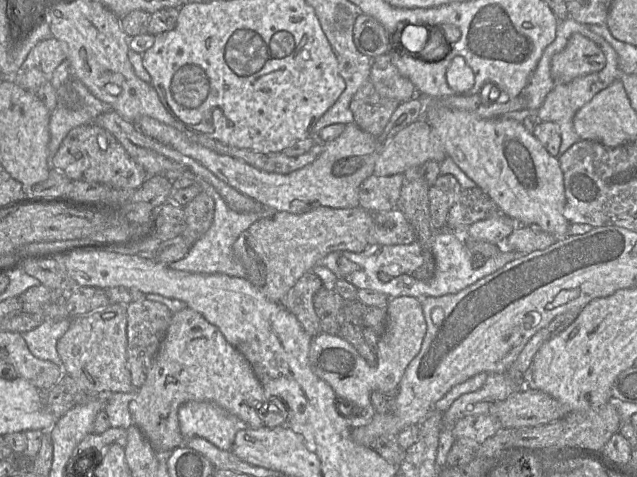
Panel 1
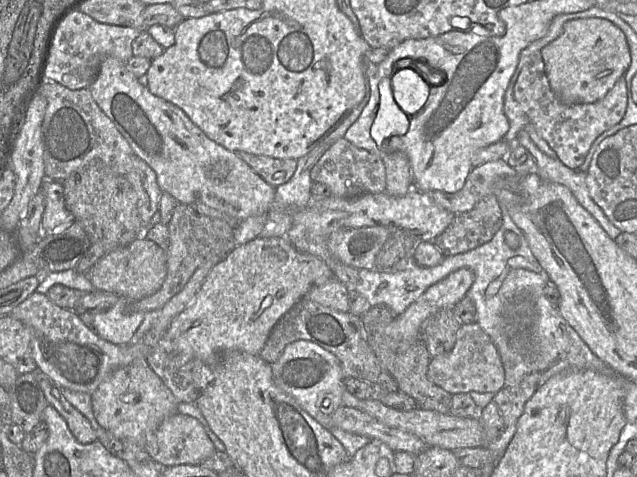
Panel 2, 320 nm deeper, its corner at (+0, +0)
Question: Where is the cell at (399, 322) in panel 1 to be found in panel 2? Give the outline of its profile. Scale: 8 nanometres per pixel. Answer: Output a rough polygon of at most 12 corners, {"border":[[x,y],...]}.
{"border":[[298,340],[271,364],[275,384],[328,430],[343,405],[338,358]]}

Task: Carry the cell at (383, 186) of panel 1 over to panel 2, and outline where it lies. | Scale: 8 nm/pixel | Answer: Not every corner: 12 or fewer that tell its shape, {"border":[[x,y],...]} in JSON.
{"border":[[505,160],[473,168],[461,190],[428,194],[453,214],[502,190],[520,193],[522,175]]}

